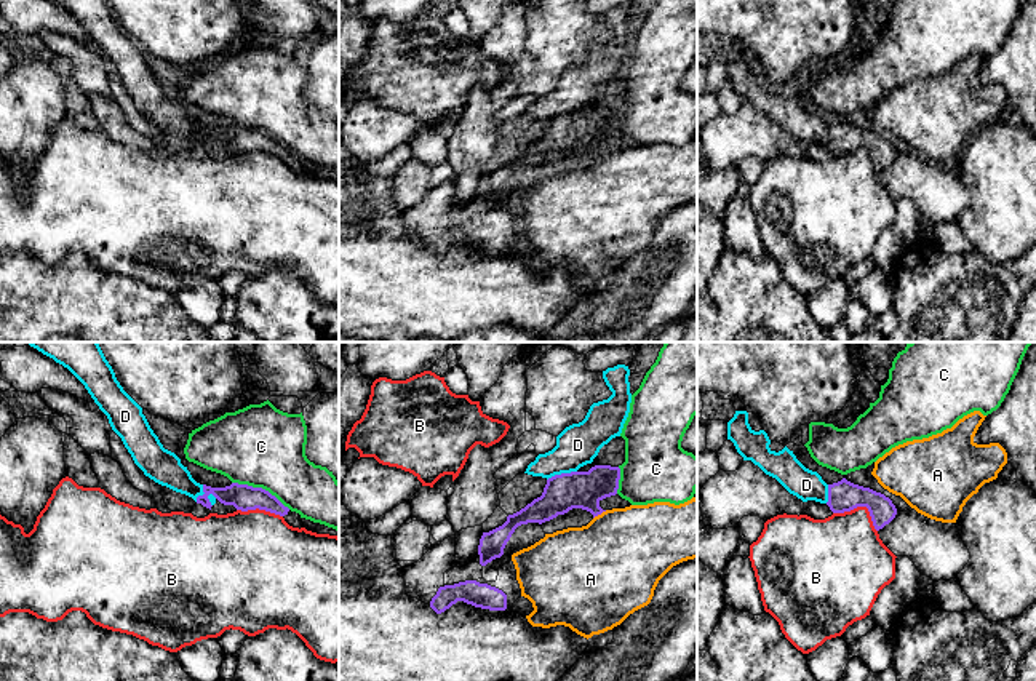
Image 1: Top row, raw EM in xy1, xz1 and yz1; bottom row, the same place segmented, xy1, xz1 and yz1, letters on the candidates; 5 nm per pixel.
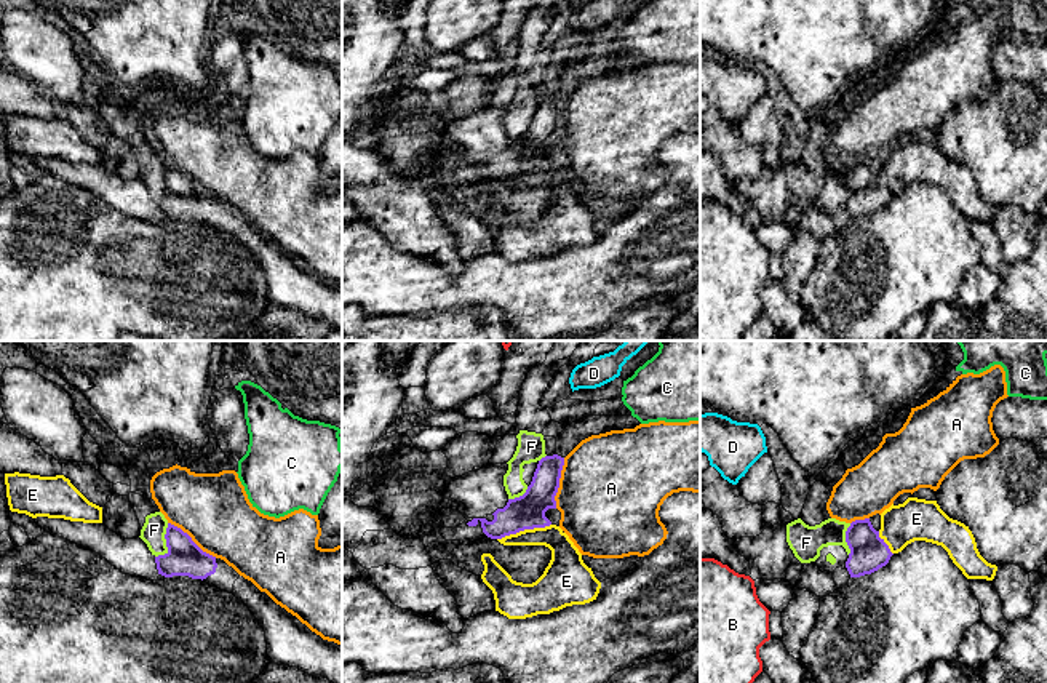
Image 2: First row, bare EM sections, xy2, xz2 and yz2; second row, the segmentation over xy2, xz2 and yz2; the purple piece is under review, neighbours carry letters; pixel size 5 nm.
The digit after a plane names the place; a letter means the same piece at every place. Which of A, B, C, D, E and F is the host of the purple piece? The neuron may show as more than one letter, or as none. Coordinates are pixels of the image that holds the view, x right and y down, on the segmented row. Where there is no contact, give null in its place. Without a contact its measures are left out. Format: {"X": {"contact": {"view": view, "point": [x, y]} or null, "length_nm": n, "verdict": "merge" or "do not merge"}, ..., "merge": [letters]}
{"A": {"contact": {"view": "xz2", "point": [558, 483]}, "length_nm": 260, "verdict": "do not merge"}, "B": {"contact": {"view": "yz1", "point": [862, 505]}, "length_nm": 240, "verdict": "do not merge"}, "C": {"contact": {"view": "xy1", "point": [261, 488]}, "length_nm": 320, "verdict": "do not merge"}, "D": {"contact": {"view": "xz1", "point": [561, 473]}, "length_nm": 160, "verdict": "do not merge"}, "E": {"contact": {"view": "xz2", "point": [523, 530]}, "length_nm": 280, "verdict": "do not merge"}, "F": {"contact": {"view": "xy2", "point": [167, 543]}, "length_nm": 190, "verdict": "do not merge"}, "merge": []}

